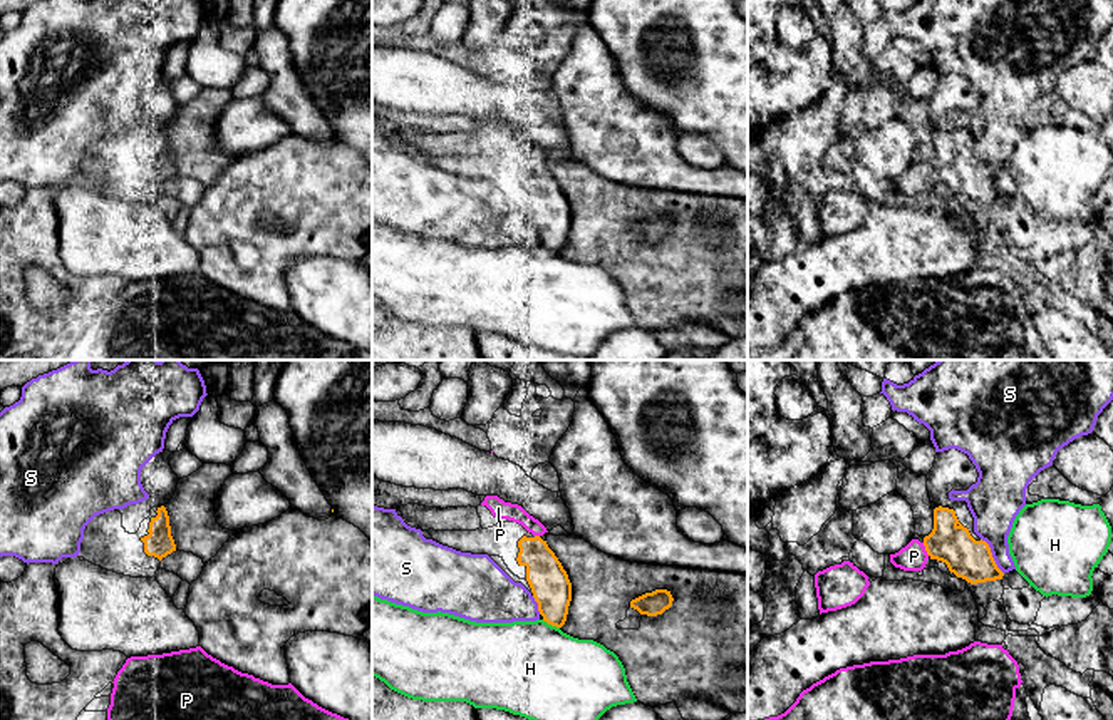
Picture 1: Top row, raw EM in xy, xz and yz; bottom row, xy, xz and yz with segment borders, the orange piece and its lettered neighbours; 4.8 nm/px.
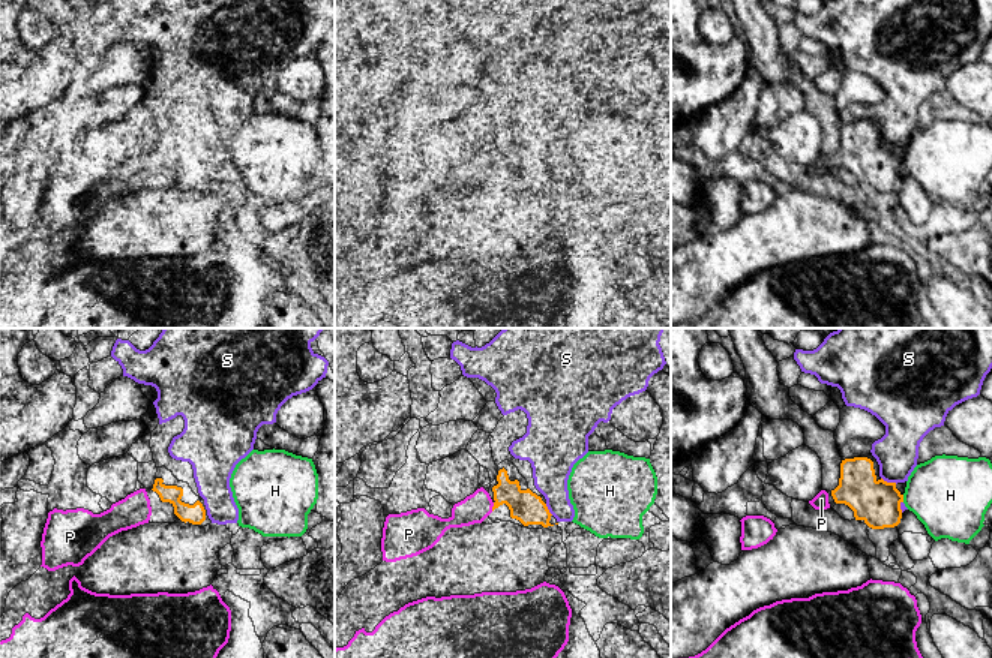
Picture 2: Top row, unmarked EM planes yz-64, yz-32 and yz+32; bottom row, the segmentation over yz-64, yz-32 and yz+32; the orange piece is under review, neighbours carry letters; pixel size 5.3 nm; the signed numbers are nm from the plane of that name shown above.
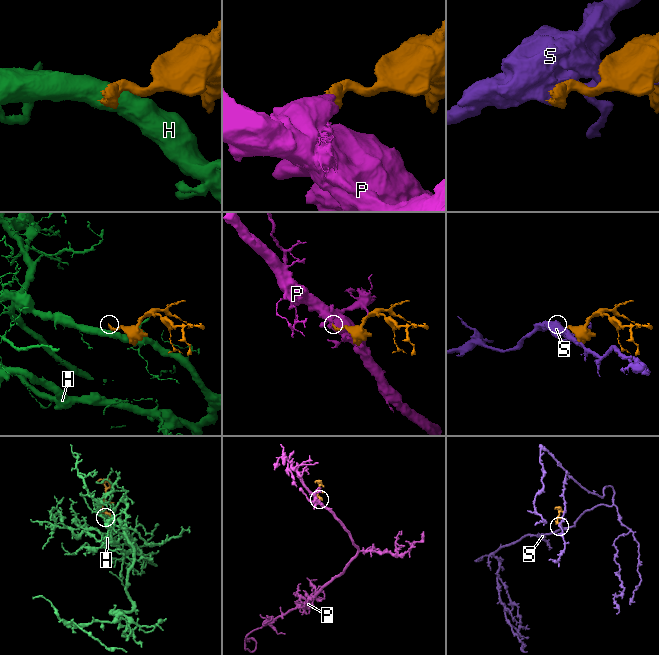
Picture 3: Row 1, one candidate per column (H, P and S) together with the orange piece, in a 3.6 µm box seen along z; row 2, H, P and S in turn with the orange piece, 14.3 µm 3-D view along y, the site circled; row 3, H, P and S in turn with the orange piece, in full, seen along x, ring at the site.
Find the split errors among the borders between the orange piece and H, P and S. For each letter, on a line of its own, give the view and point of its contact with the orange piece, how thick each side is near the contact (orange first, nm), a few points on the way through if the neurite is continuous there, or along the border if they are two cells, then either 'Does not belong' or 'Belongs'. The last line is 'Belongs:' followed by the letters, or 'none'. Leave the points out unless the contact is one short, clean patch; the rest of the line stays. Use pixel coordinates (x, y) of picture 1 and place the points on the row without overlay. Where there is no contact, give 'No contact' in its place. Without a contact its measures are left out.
H: Touches orange at xz (550, 248). Thickness 190 nm (orange) against 460 nm. Does not belong
P: Touches orange at yz (926, 174). Thickness 200 nm (orange) against 130 nm. Belongs
S: Touches orange at yz (991, 181). Thickness 200 nm (orange) against 240 nm. Does not belong
Belongs: P

